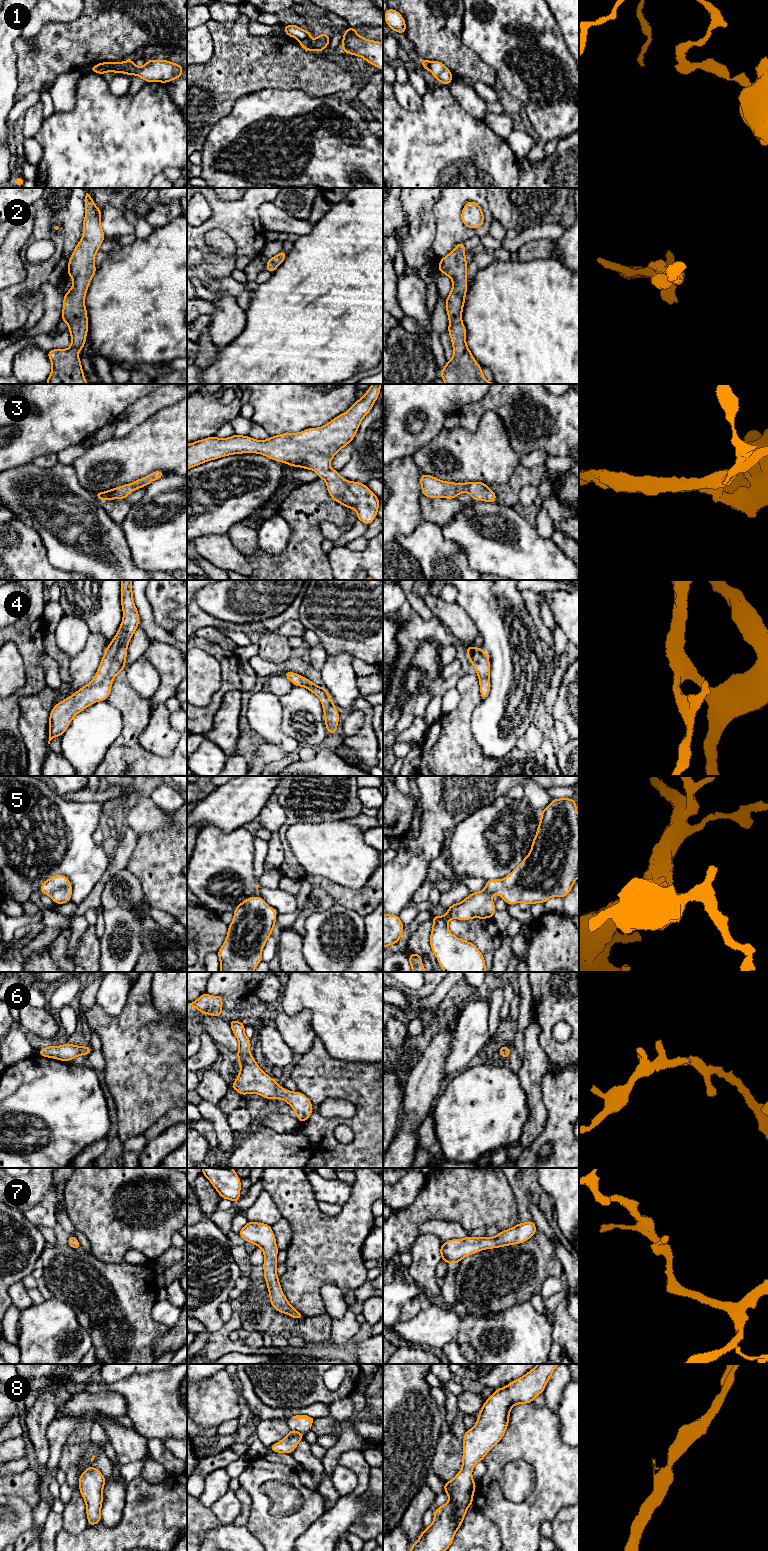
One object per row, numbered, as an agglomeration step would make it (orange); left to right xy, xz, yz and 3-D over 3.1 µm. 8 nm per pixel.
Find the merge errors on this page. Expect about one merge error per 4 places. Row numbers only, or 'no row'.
1

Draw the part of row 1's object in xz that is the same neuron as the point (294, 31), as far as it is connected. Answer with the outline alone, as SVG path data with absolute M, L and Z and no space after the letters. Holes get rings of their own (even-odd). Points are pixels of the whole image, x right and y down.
M292 24L283 26L283 28L286 35L298 40L308 39L313 33L312 31L303 30L299 26Z

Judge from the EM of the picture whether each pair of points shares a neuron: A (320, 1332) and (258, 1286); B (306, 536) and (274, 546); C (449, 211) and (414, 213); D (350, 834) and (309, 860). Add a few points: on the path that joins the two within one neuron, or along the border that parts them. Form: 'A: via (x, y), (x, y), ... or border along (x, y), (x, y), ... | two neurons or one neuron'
A: via (301, 1328), (287, 1327), (280, 1324), (261, 1305) | one neuron
B: border along (285, 519), (290, 540), (280, 553), (270, 555) | two neurons
C: border along (440, 198), (432, 208), (434, 235) | two neurons
D: via (340, 844), (334, 850), (319, 850) | one neuron

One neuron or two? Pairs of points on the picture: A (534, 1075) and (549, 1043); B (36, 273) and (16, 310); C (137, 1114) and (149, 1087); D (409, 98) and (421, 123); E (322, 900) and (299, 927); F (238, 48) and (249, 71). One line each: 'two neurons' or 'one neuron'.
A: two neurons
B: one neuron
C: one neuron
D: two neurons
E: one neuron
F: one neuron

